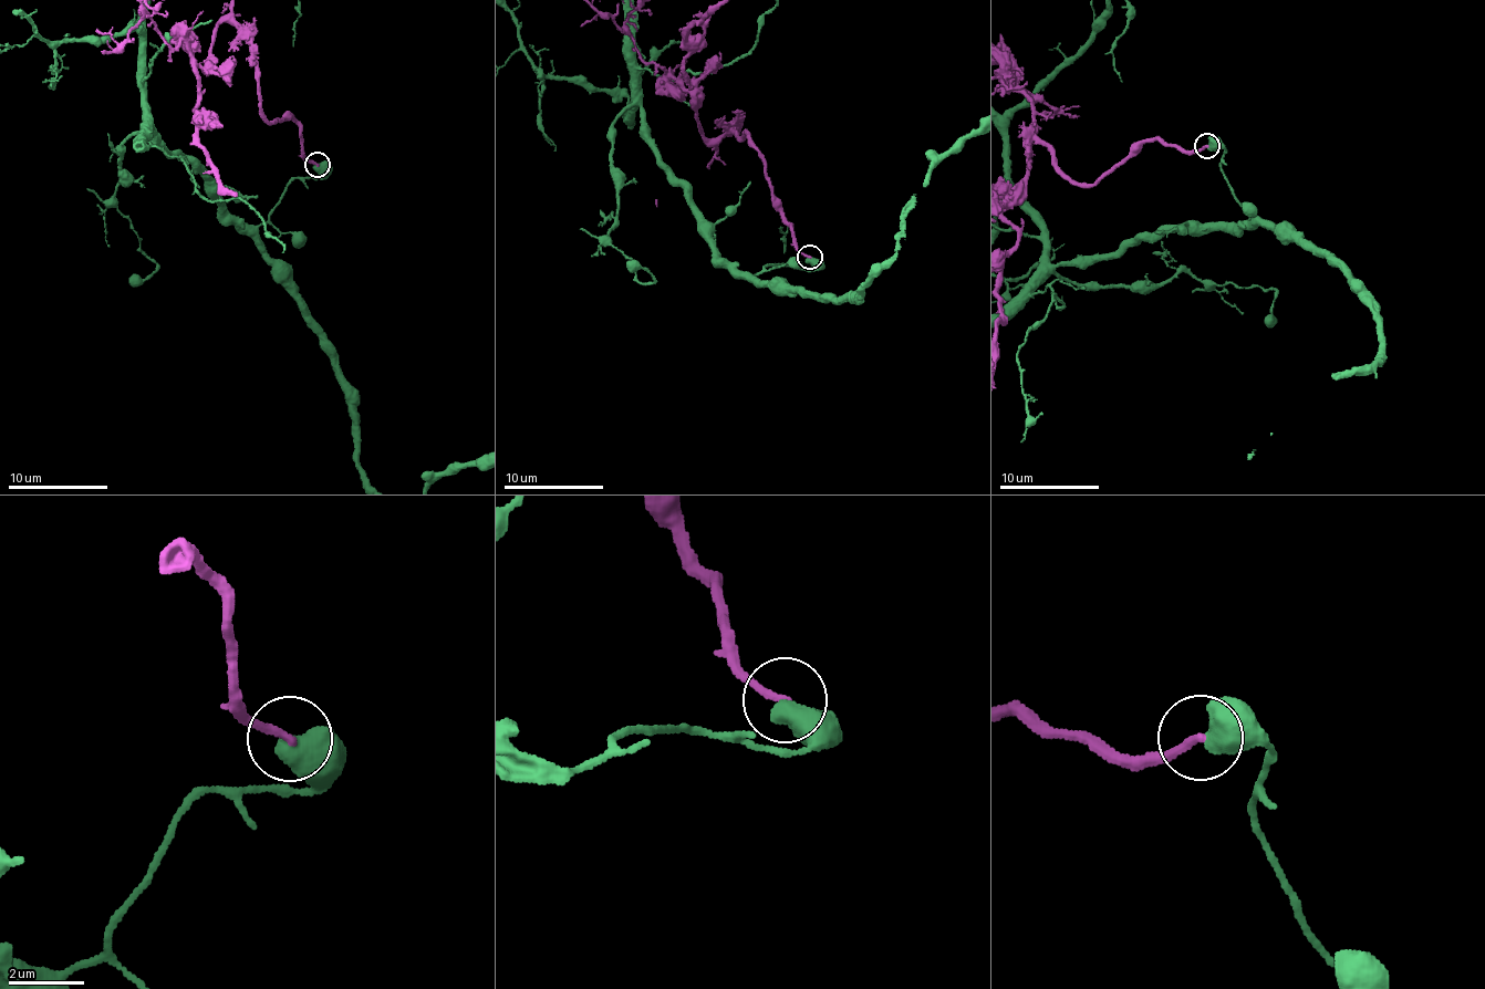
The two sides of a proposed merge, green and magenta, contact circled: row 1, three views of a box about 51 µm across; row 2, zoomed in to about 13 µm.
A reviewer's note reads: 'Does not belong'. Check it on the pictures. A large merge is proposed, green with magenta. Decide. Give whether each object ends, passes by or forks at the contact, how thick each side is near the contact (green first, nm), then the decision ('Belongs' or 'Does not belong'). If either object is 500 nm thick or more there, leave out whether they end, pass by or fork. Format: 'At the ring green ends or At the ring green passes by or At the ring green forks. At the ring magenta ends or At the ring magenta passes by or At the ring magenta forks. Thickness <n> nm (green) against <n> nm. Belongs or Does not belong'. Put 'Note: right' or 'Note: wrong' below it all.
Thickness 650 nm (green) against 200 nm. Does not belong
Note: right

